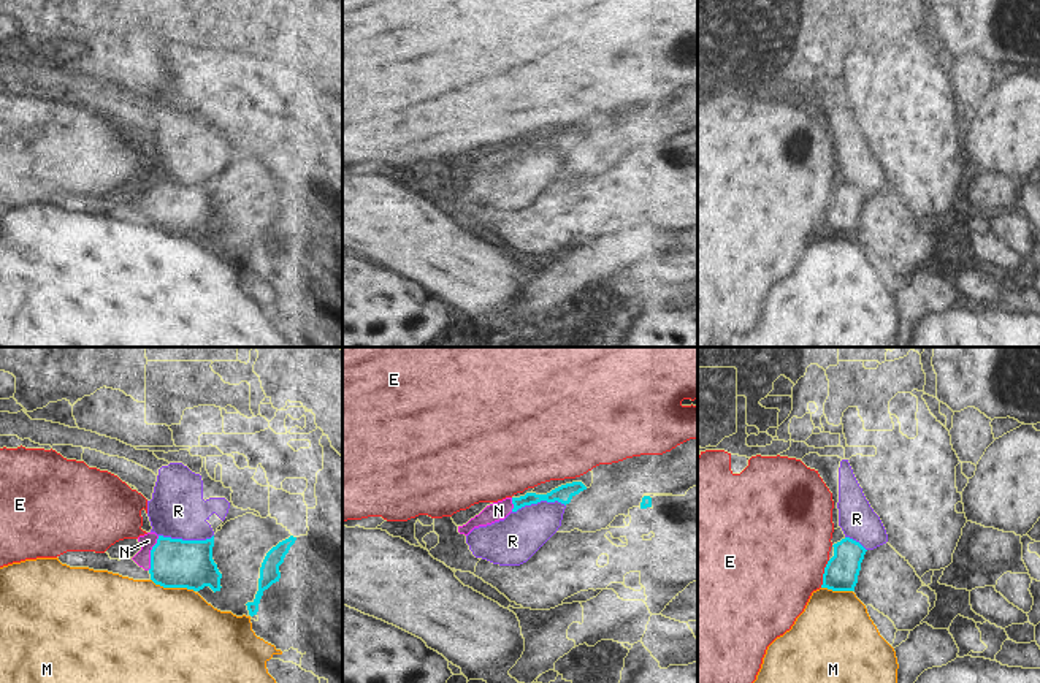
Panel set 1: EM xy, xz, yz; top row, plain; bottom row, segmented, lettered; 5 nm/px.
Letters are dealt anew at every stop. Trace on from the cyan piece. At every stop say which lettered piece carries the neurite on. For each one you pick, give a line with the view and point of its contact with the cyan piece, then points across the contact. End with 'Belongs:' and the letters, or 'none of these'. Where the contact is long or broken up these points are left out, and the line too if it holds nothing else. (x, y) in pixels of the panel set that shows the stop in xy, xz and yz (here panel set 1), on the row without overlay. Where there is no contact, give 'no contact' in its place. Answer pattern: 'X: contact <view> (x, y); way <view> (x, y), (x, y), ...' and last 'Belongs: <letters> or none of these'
N: contact xy (151, 198); way xy (175, 208), (151, 198), (148, 186)
Belongs: N

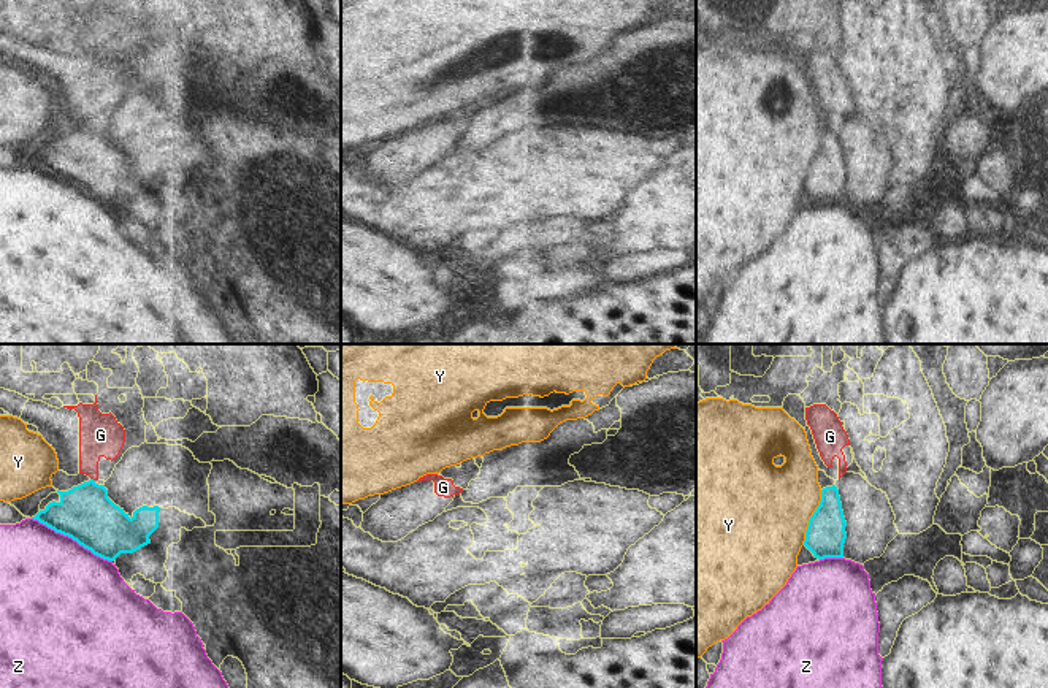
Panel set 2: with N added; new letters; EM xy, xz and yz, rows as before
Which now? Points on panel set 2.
Belongs: none of these

